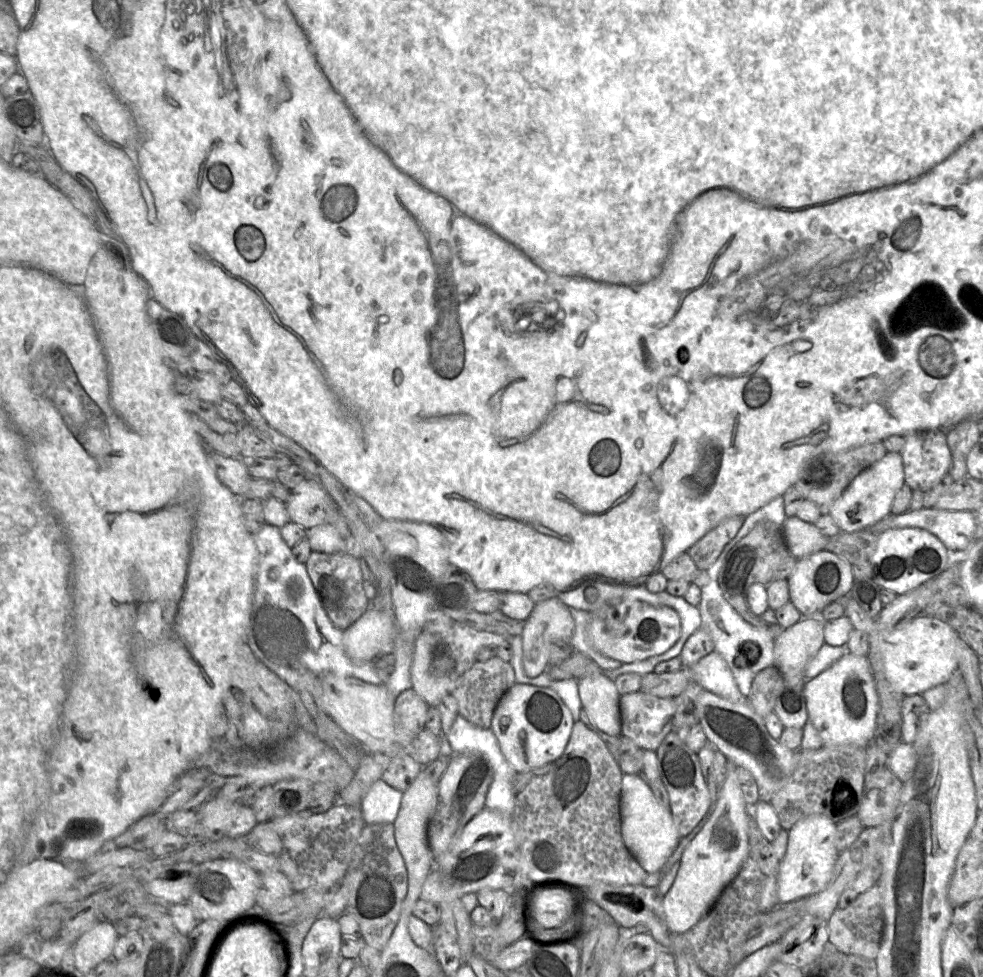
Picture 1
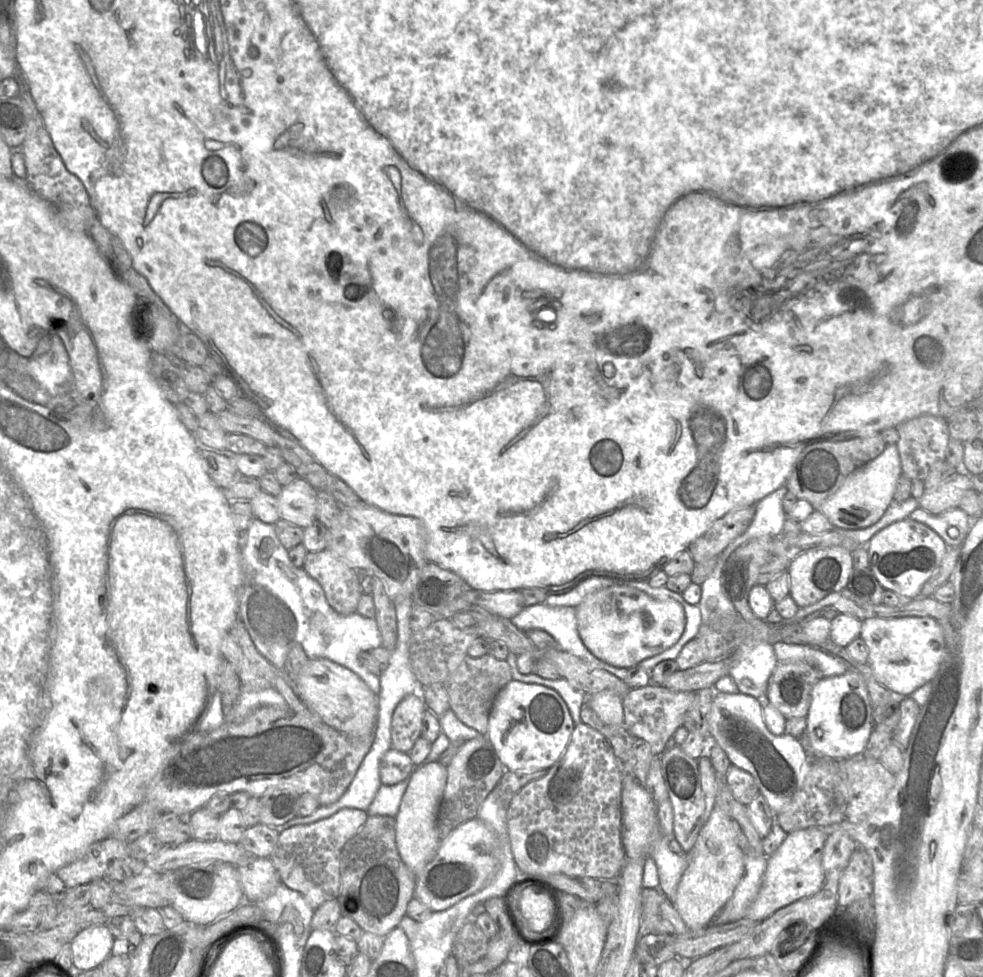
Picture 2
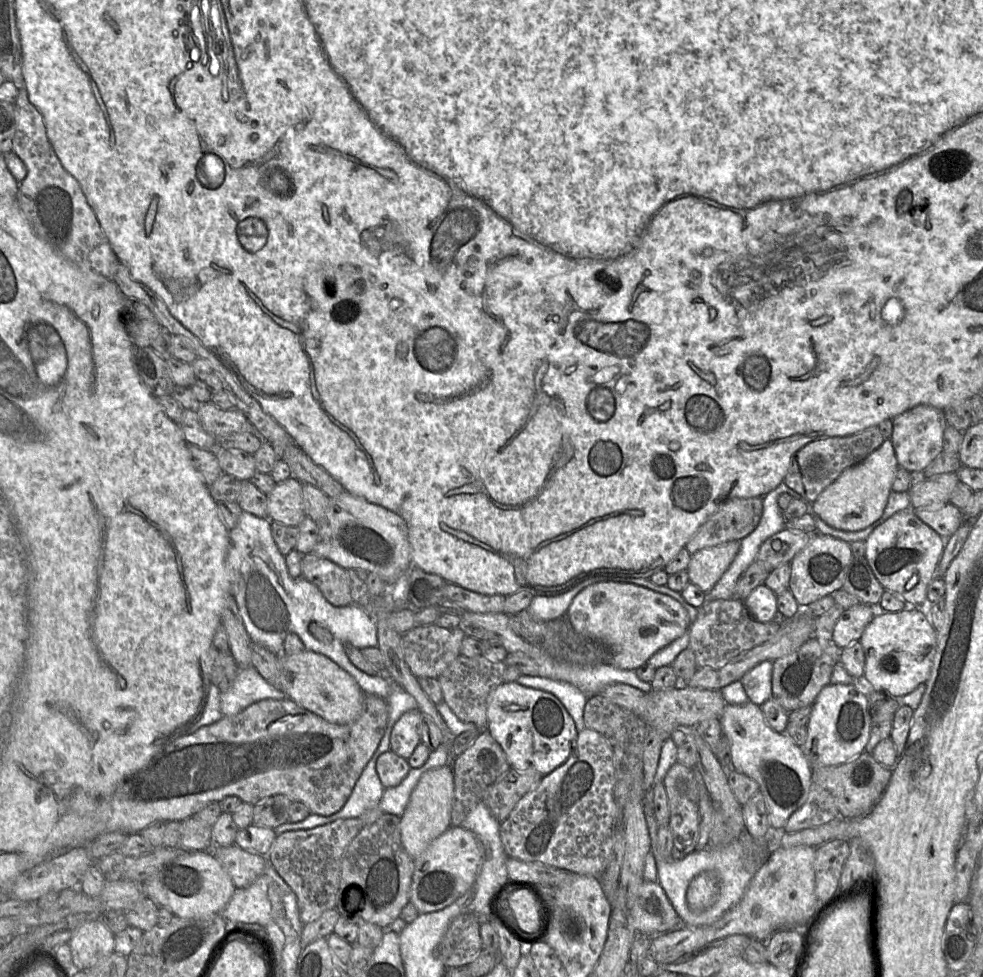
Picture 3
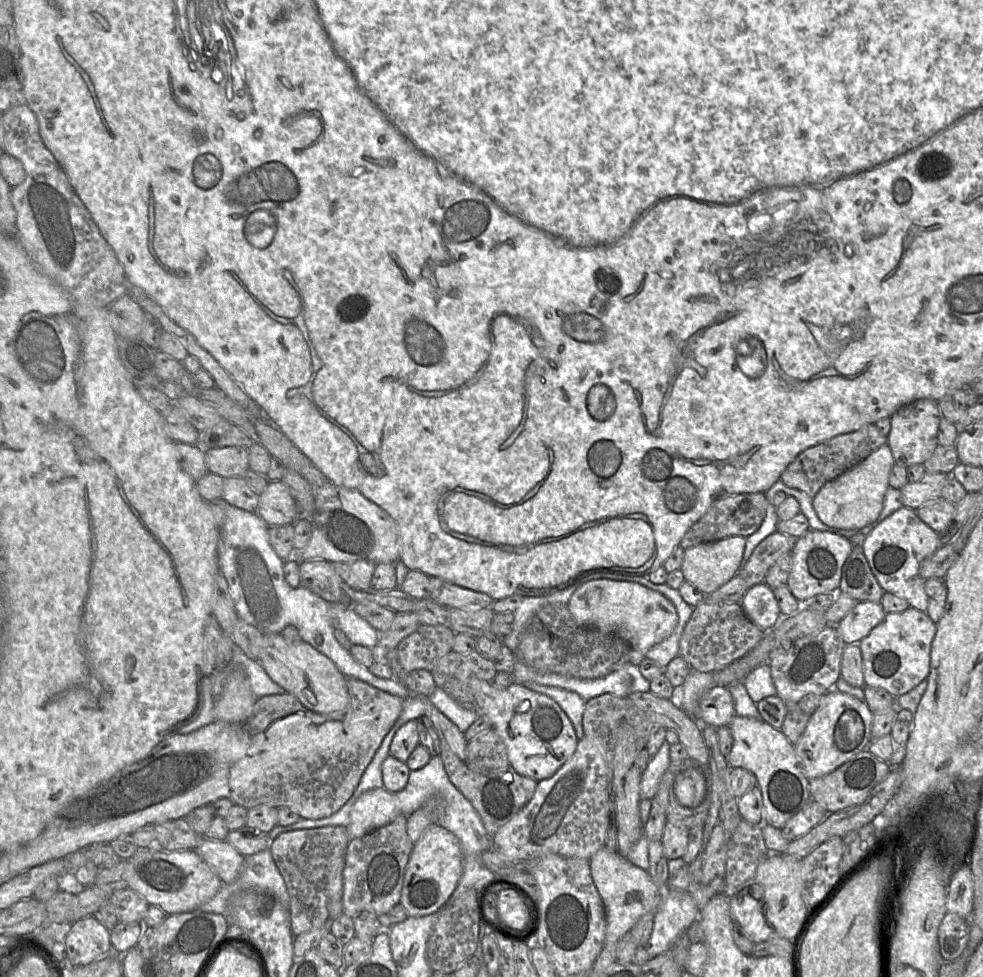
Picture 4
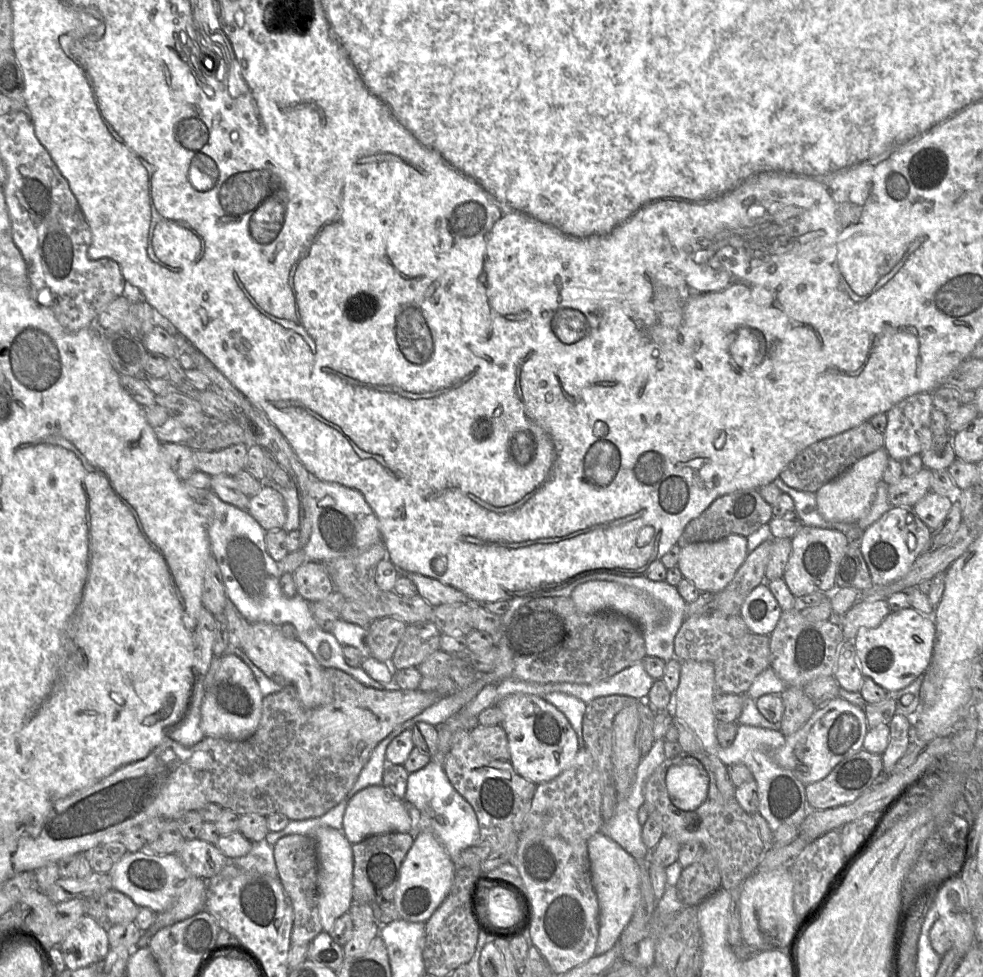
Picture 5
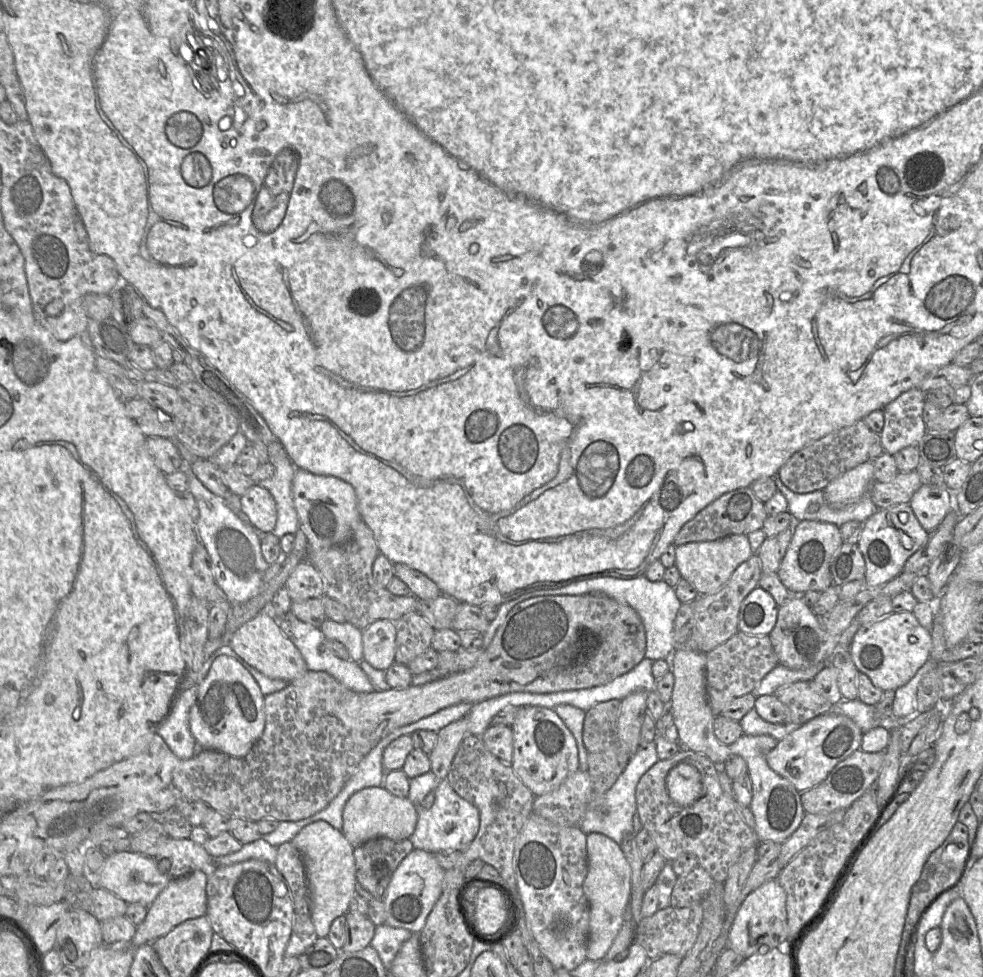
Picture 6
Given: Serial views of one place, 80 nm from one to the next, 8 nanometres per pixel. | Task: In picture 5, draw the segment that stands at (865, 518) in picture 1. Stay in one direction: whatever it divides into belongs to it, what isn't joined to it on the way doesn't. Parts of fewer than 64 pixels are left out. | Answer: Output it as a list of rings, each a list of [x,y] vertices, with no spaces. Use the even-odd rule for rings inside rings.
[[[882,447],[859,459],[842,474],[820,487],[815,492],[819,514],[829,522],[851,522],[862,518],[875,498],[888,458],[889,455]]]

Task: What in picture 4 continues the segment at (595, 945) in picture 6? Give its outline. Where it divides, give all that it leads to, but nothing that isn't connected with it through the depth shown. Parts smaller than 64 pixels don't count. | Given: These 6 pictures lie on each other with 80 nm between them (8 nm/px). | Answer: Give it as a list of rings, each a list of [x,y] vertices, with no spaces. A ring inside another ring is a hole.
[[[606,847],[590,858],[590,868],[606,913],[605,944],[618,943],[644,914],[656,912],[661,902],[661,890],[652,881],[648,871],[635,866],[628,858]]]

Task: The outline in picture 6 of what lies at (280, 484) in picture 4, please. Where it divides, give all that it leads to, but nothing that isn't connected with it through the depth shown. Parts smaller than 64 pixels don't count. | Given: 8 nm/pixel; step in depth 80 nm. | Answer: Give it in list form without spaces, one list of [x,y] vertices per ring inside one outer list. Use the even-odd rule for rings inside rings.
[[[254,484],[239,498],[241,510],[250,525],[260,534],[274,530],[277,522],[277,507],[272,494],[267,489]]]

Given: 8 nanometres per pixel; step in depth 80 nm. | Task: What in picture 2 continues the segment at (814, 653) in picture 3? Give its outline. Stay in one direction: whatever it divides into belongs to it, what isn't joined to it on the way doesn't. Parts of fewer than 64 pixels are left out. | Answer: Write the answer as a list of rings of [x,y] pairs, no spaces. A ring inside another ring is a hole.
[[[802,661],[777,662],[768,681],[765,703],[778,709],[786,719],[806,717],[811,702],[812,688],[823,677],[816,667]]]

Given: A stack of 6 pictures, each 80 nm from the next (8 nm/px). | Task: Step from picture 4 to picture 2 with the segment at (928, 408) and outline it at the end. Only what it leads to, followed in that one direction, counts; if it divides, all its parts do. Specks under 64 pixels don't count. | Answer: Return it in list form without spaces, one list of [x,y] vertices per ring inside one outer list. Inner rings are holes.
[[[922,415],[896,426],[899,440],[896,443],[902,474],[911,480],[922,480],[933,467],[946,460],[946,450],[950,439],[947,422],[942,417]]]

